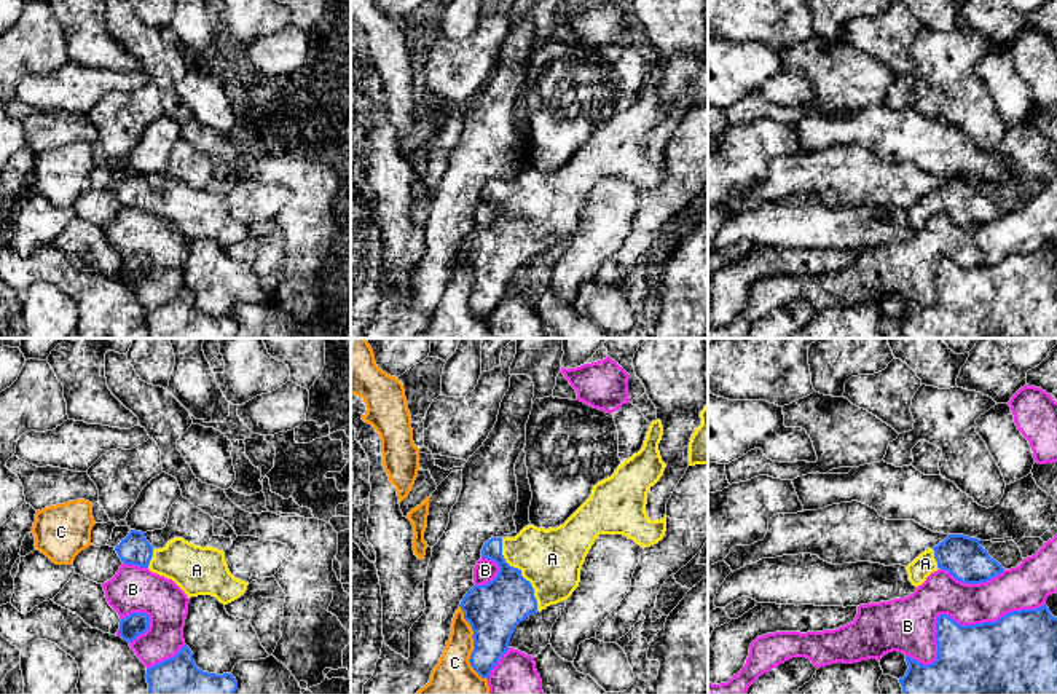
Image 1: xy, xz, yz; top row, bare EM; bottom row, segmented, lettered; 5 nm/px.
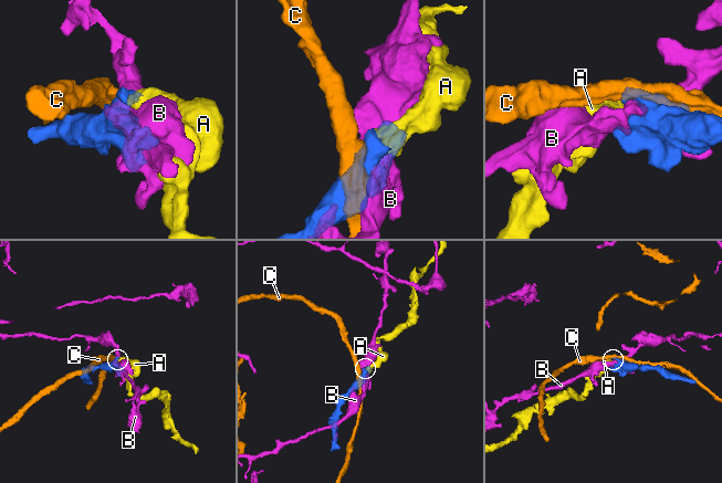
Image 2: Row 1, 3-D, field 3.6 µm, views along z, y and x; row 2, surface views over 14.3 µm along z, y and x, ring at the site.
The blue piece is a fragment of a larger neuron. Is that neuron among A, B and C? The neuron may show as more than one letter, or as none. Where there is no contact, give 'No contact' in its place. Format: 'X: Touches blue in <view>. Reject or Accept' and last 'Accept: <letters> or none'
A: Touches blue in xz. Accept
B: Touches blue in yz. Reject
C: Touches blue in xz. Reject
Accept: A

